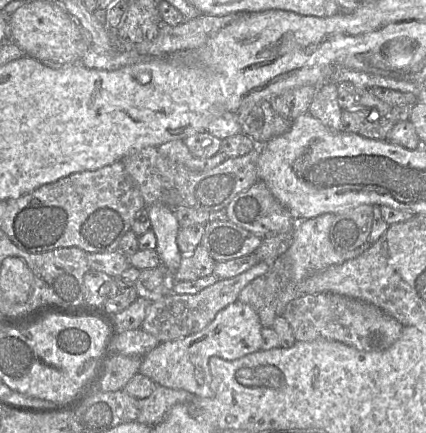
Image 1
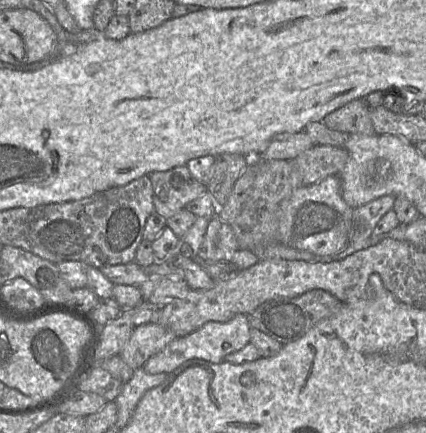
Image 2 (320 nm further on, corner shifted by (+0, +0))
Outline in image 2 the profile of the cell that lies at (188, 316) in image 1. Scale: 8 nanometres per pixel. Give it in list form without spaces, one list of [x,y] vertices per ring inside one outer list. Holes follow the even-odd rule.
[[[158,323],[143,324],[134,328],[119,356],[131,369],[136,370],[175,338],[169,329]]]

